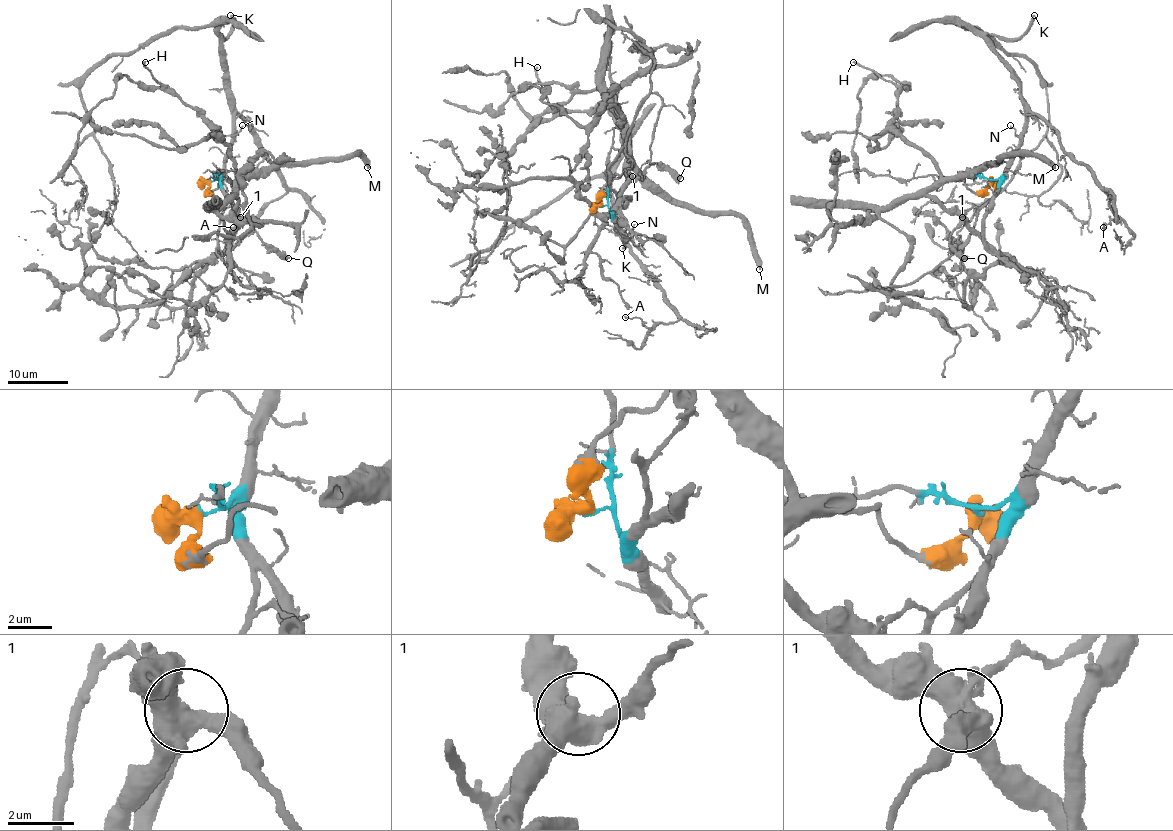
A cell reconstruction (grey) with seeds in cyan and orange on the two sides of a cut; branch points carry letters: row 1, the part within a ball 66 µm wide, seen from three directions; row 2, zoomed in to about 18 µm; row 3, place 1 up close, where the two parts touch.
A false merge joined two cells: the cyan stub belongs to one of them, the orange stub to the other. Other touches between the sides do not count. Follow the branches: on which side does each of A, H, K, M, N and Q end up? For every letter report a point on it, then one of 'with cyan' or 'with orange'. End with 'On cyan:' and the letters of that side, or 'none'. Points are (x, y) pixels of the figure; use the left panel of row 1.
A: place (233, 227); with cyan
H: place (145, 62); with orange
K: place (230, 15); with cyan
M: place (367, 167); with orange
N: place (242, 125); with cyan
Q: place (288, 258); with orange
On cyan: A, K, N

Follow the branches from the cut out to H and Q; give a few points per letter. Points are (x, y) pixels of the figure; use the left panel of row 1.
H: (208, 181), (210, 192), (218, 187), (219, 181), (236, 178), (231, 151), (199, 115), (155, 80), (145, 61)
Q: (208, 181), (210, 192), (218, 187), (221, 180), (234, 180), (236, 210), (240, 217), (263, 242), (289, 258)

